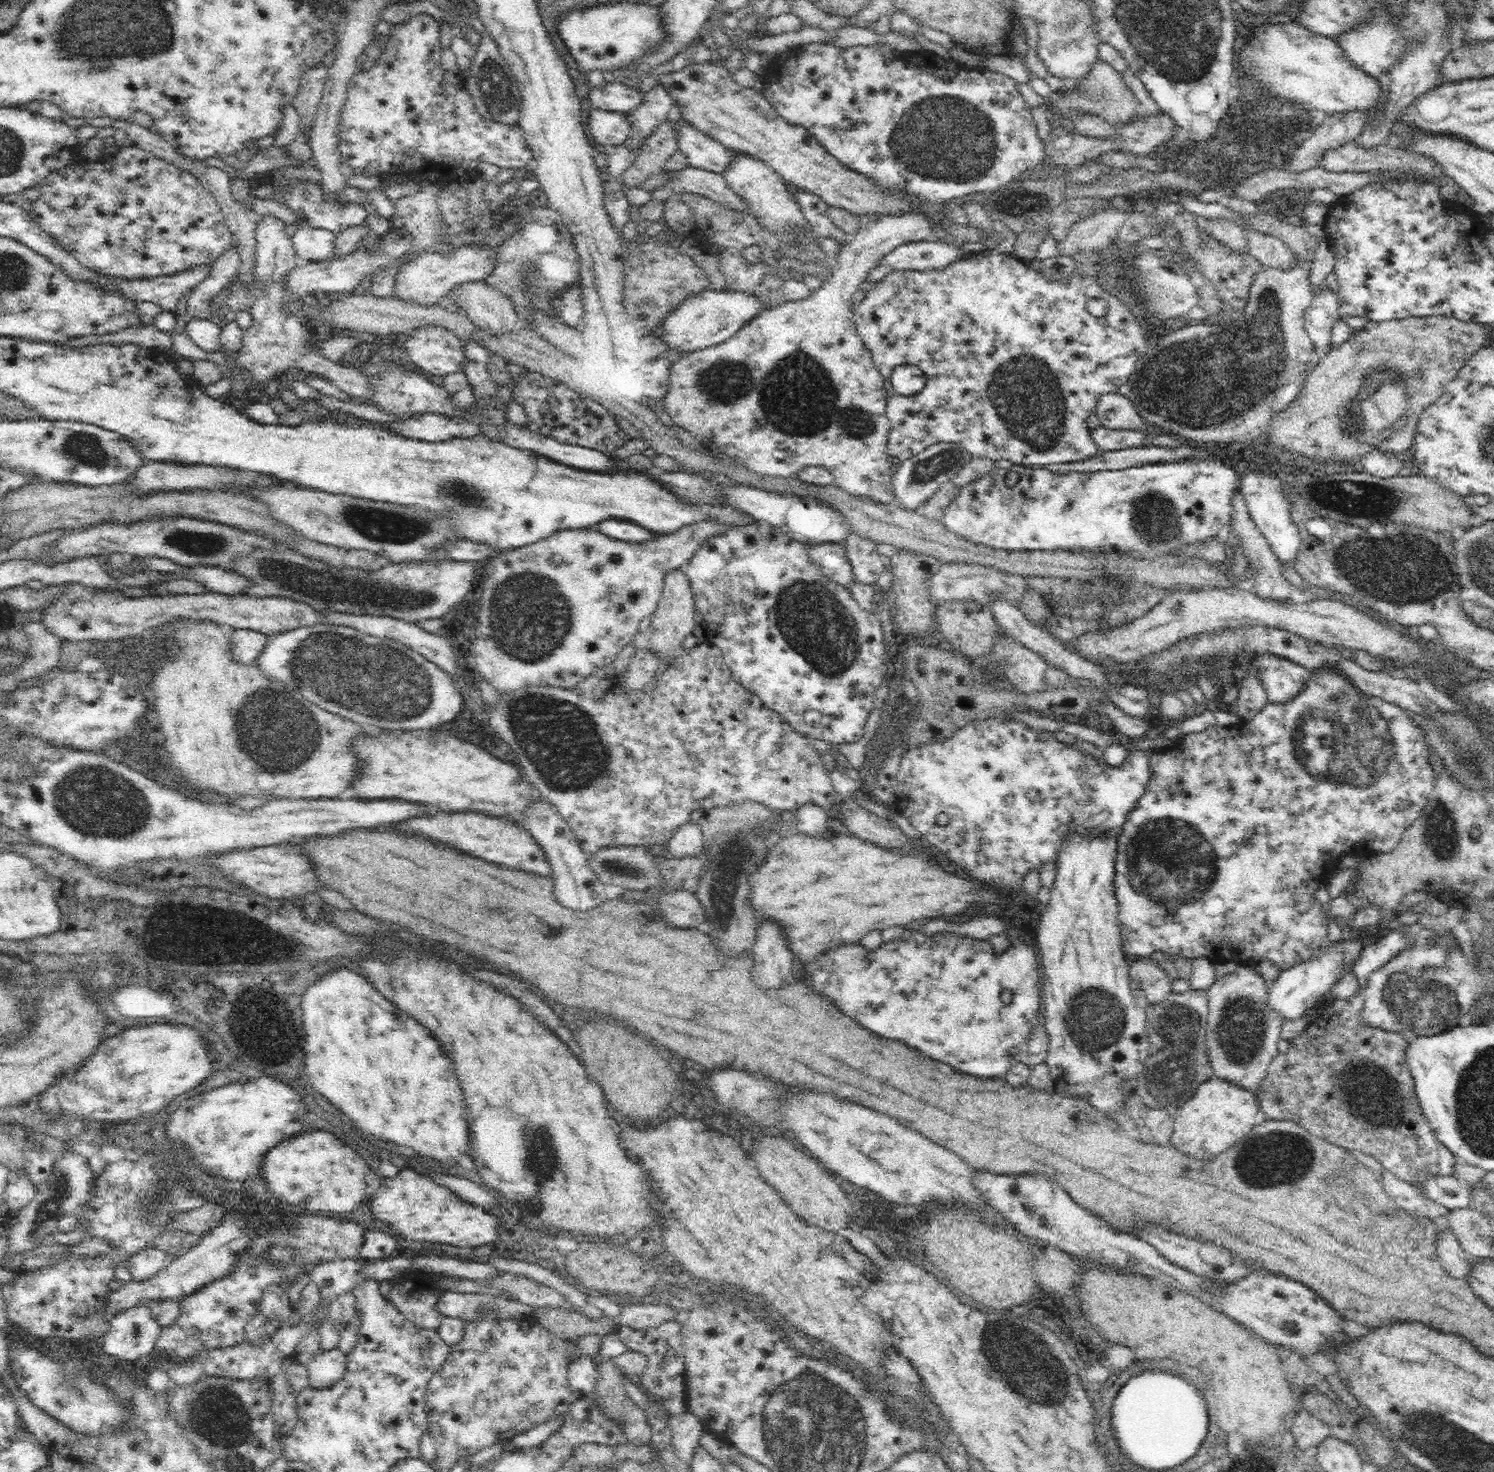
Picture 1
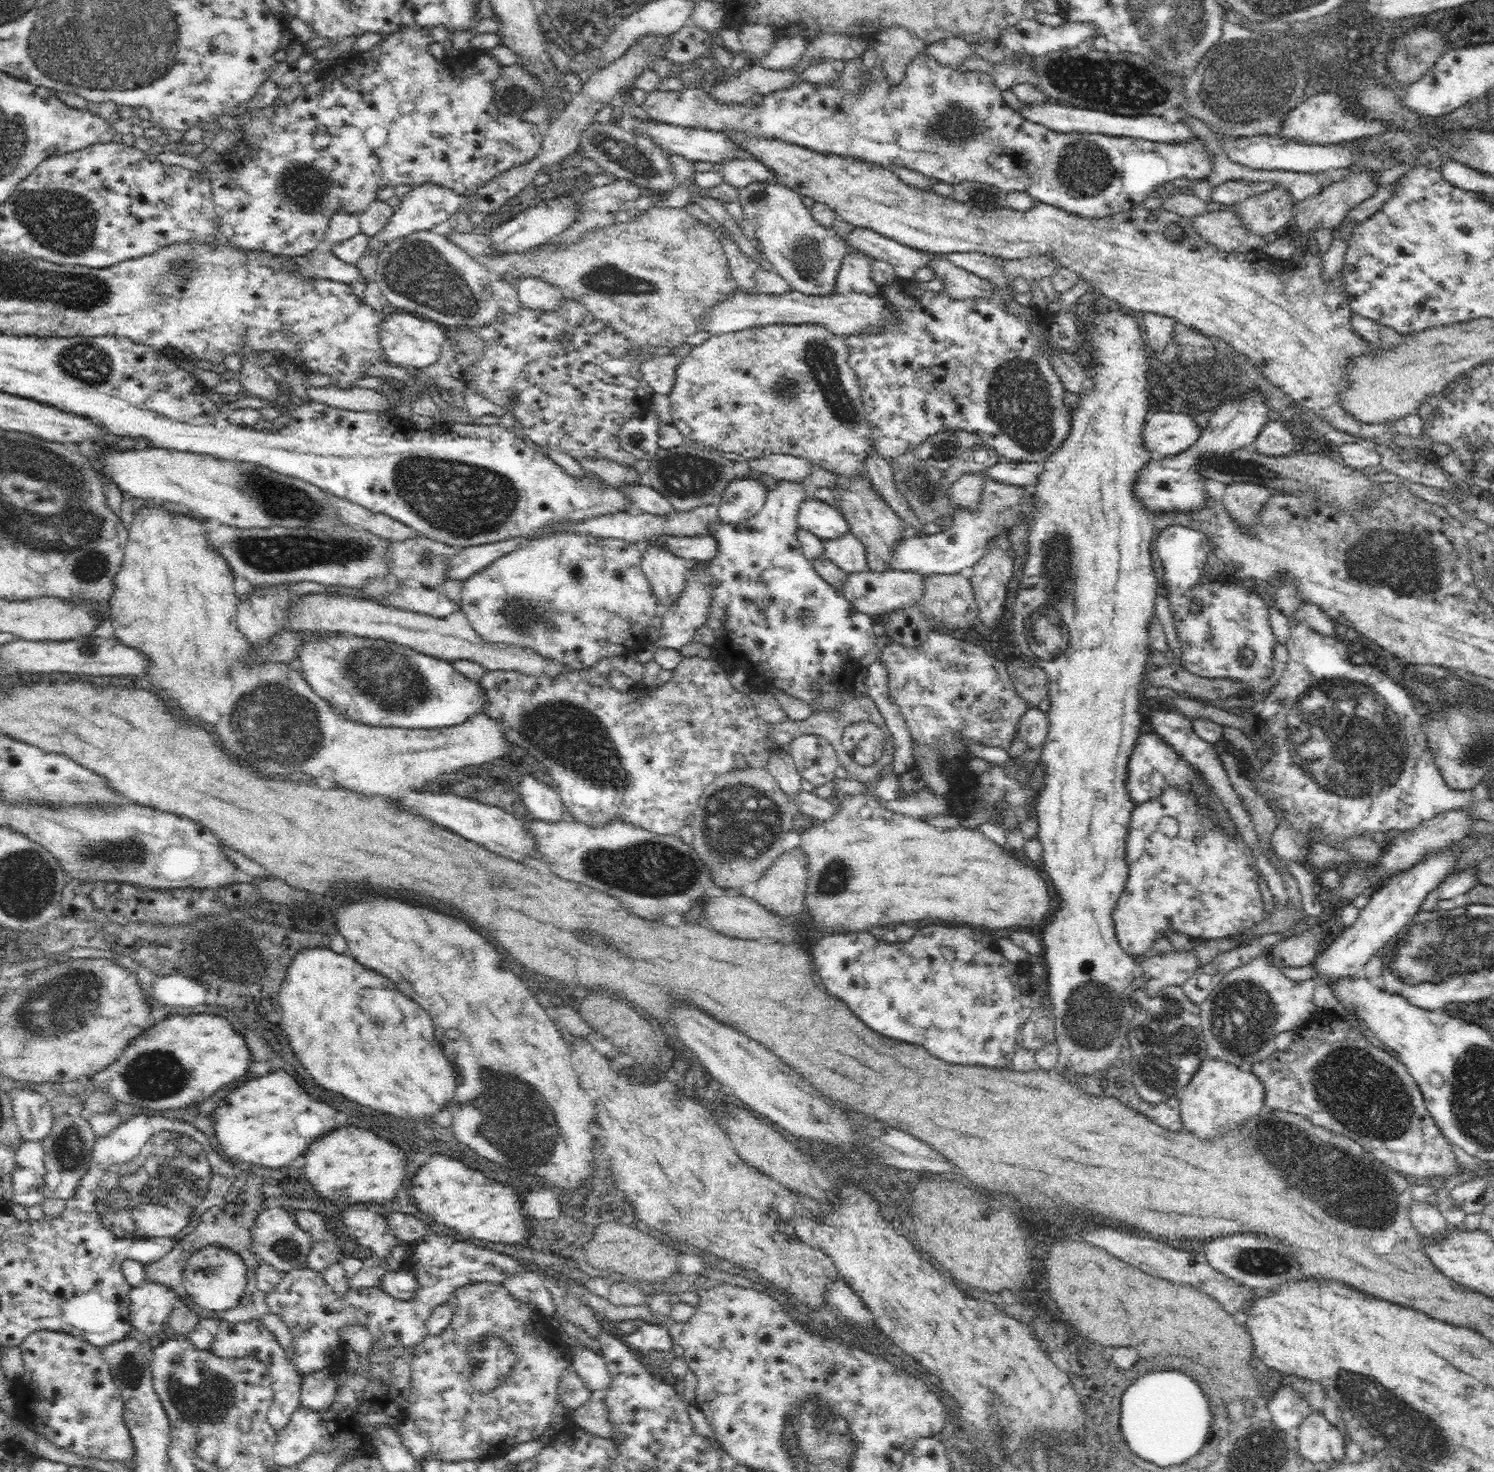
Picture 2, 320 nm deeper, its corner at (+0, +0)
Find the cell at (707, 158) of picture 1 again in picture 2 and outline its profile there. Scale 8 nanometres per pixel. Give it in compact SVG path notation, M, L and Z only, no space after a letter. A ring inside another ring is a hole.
M729 157L714 163L714 168L722 177L722 183L739 189L752 181L774 181L775 176L758 160L752 157Z

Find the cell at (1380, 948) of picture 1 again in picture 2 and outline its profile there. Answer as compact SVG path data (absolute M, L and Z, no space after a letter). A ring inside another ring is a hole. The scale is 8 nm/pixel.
M1473 870L1446 876L1437 887L1426 894L1426 898L1418 906L1418 913L1435 911L1440 908L1438 907L1440 900L1452 899L1458 894L1465 894L1477 882L1477 876Z

